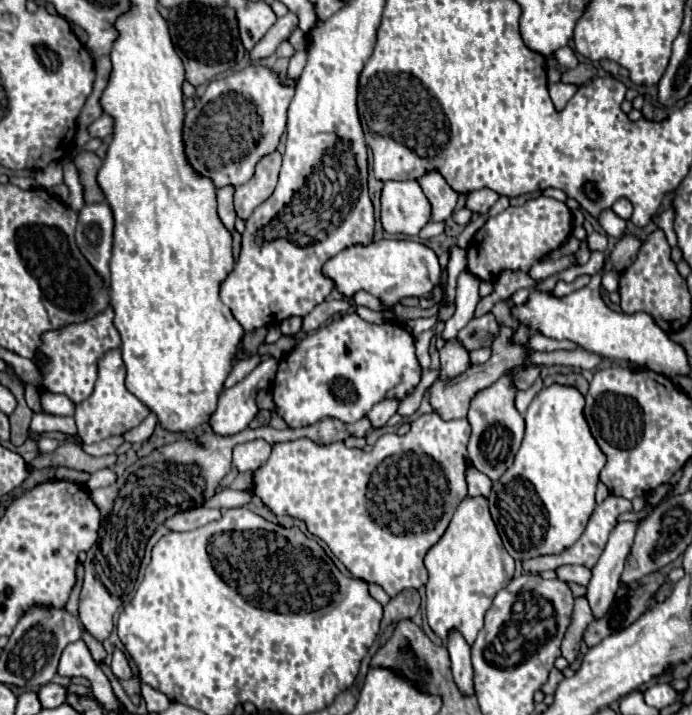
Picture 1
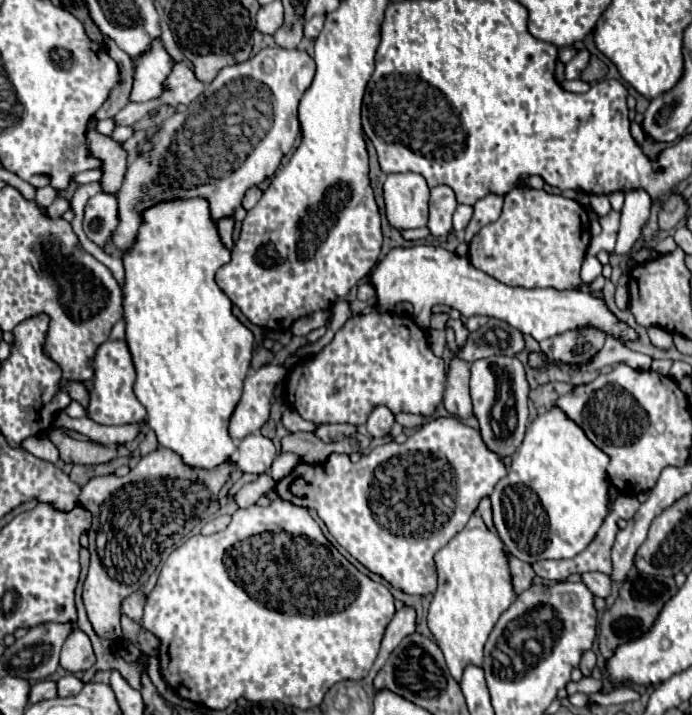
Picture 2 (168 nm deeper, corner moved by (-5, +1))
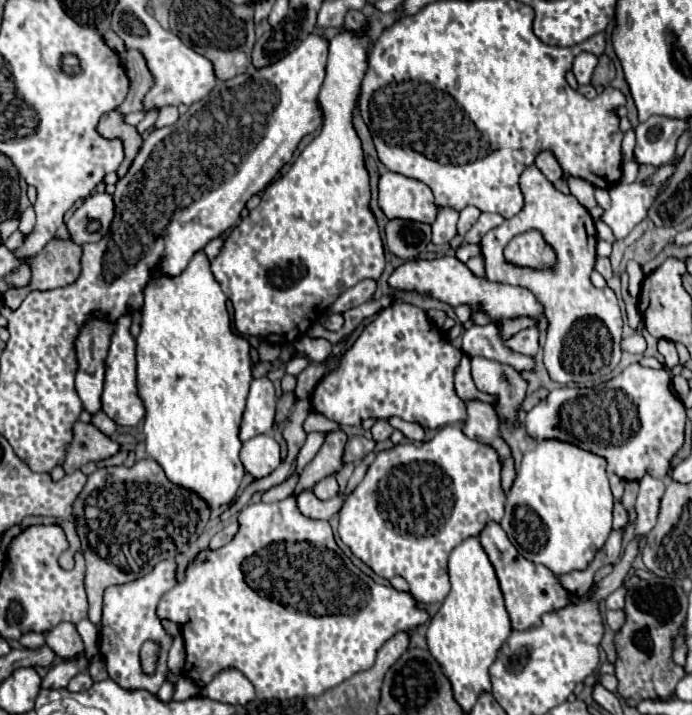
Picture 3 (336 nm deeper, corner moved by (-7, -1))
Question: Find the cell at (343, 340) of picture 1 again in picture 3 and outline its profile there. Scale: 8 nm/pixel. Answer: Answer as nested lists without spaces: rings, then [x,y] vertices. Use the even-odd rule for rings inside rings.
[[[395,303],[383,309],[371,323],[365,325],[355,343],[341,355],[339,365],[329,371],[311,393],[311,407],[315,413],[339,423],[361,427],[365,419],[389,419],[401,417],[415,421],[427,429],[439,429],[447,423],[461,423],[465,419],[463,401],[453,389],[453,373],[459,365],[461,351],[455,349],[437,327],[431,325],[423,309]]]

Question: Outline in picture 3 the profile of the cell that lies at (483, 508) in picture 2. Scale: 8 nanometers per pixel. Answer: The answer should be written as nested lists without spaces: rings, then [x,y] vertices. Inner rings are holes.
[[[495,521],[487,523],[479,535],[479,541],[497,571],[497,579],[499,579],[499,585],[501,585],[501,591],[505,597],[505,607],[509,611],[513,629],[527,629],[531,625],[539,625],[539,617],[543,613],[561,609],[563,605],[569,603],[569,595],[559,585],[557,577],[545,565],[535,565],[535,563],[523,559],[517,553],[517,549],[511,545],[511,541],[507,539],[507,535],[503,533],[499,523],[495,523]]]

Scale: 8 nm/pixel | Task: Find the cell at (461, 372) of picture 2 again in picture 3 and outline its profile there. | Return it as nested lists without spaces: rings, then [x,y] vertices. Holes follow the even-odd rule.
[[[467,399],[463,403],[465,403],[467,417],[463,423],[459,423],[461,431],[467,437],[487,443],[499,451],[501,461],[503,461],[503,489],[507,491],[515,479],[515,469],[513,469],[511,451],[505,445],[505,441],[499,437],[499,417],[495,409],[491,409],[489,403],[483,403],[477,399]]]

